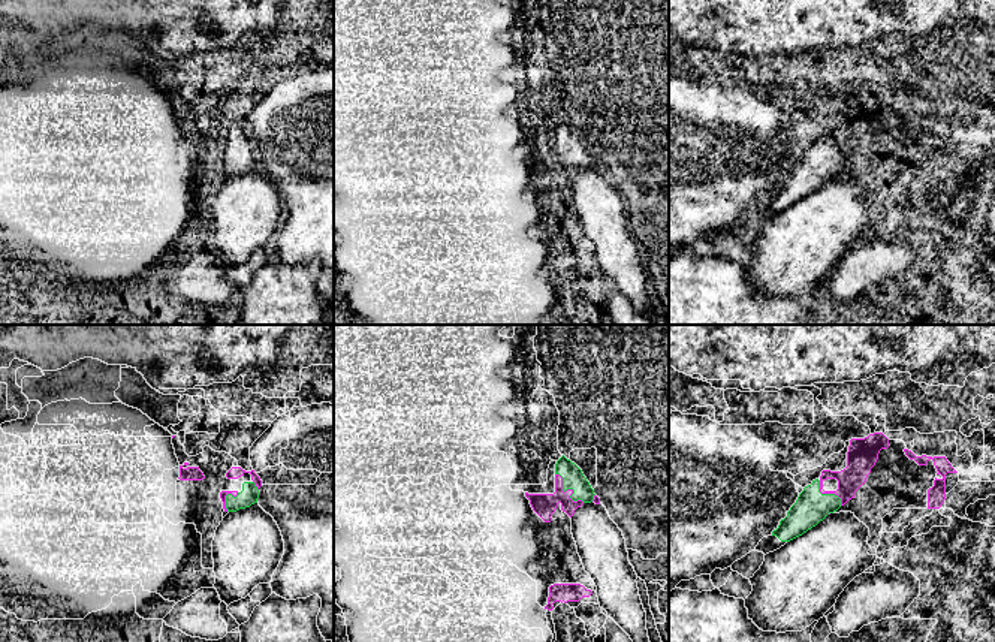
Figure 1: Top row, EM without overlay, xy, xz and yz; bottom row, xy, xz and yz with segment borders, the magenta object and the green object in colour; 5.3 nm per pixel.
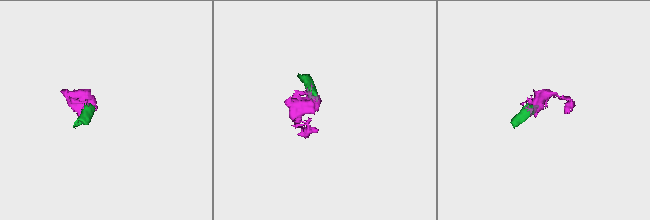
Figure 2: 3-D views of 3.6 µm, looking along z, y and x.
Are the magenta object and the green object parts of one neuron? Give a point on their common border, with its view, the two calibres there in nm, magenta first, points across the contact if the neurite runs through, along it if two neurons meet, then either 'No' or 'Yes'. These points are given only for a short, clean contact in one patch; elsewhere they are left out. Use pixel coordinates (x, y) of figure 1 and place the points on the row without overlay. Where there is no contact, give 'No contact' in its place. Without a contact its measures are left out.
Touches magenta at xz (569, 154). Thickness 120 nm (magenta) against 120 nm. Path across: xz (543, 169), (569, 154), (573, 142). Yes

